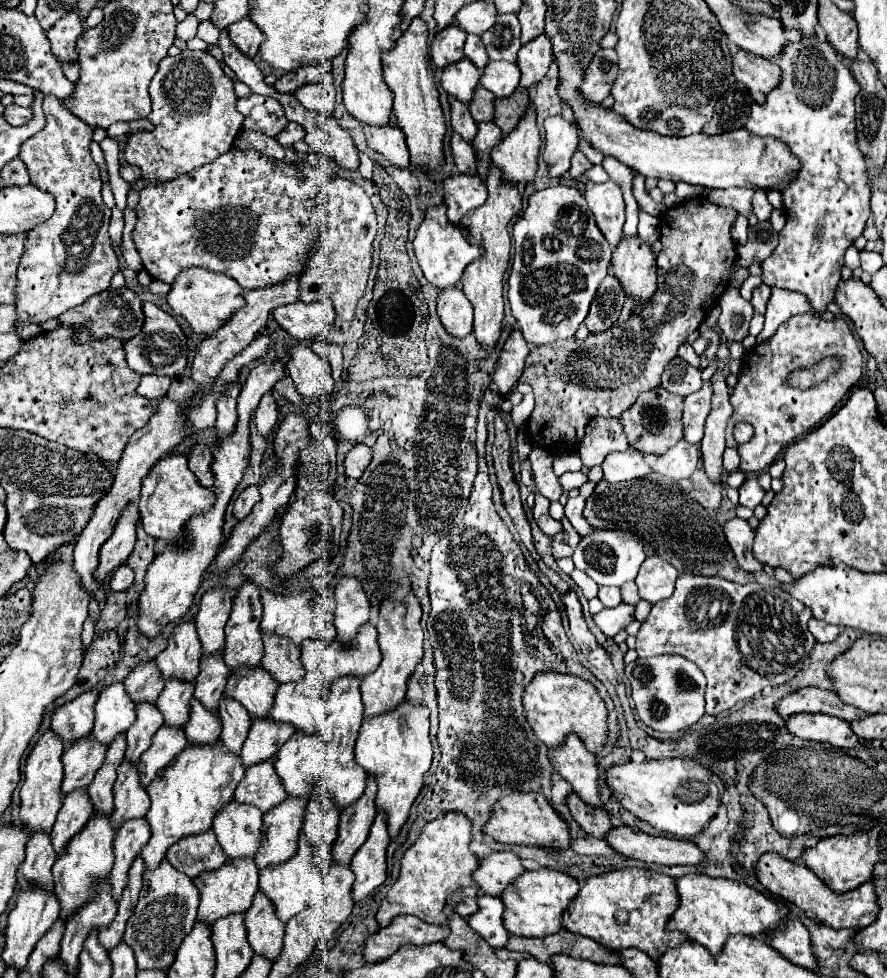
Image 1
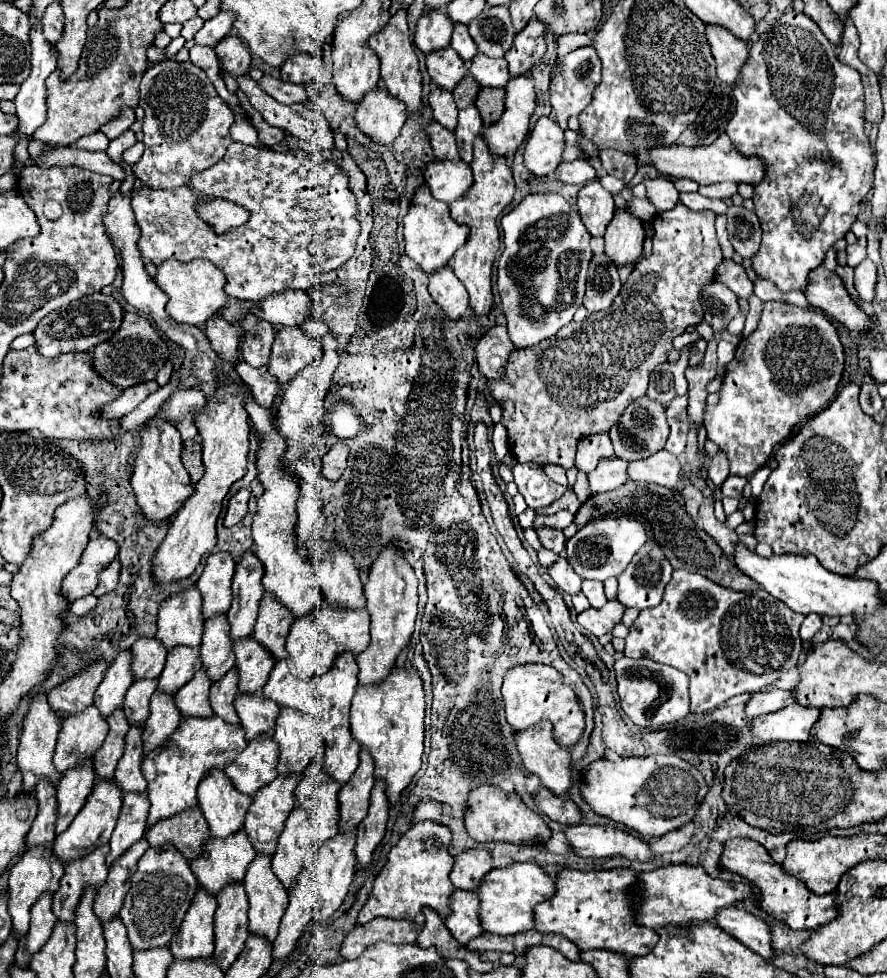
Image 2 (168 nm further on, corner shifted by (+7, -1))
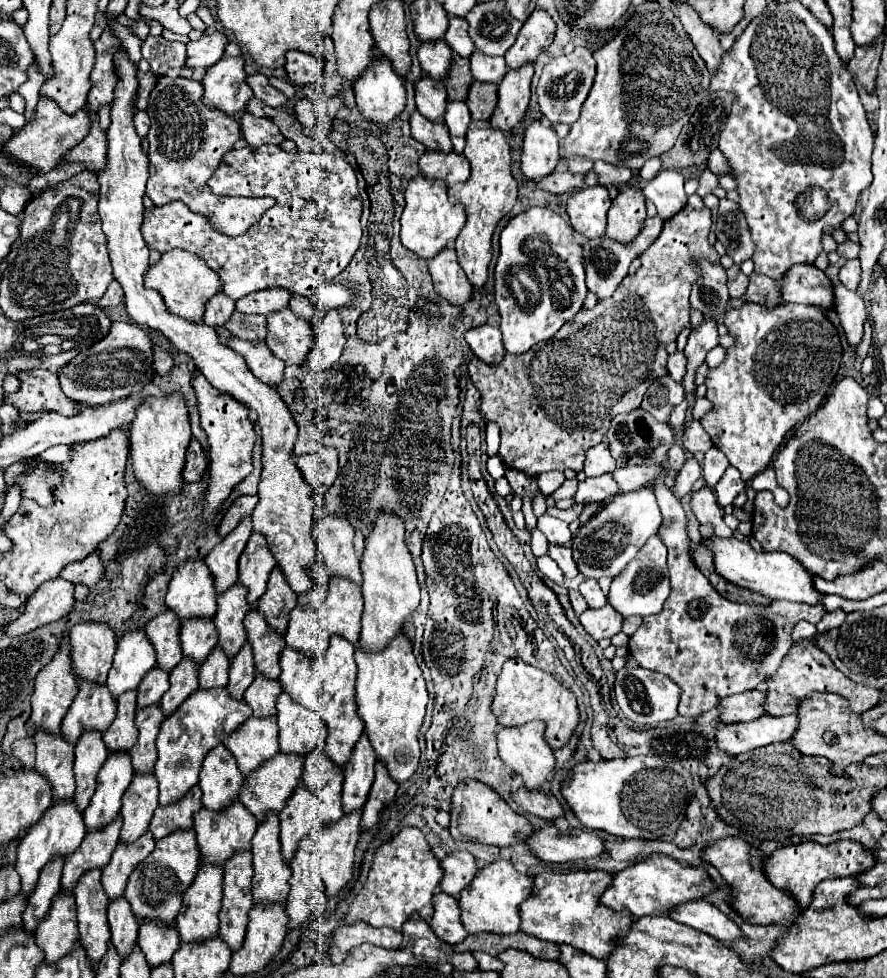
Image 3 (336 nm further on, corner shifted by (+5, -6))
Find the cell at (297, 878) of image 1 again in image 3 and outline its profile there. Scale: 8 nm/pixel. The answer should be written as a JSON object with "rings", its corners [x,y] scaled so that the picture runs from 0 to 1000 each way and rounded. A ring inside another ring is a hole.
{"rings":[[[336,804],[322,820],[322,826],[316,830],[316,867],[322,883],[329,881],[336,861],[347,855],[354,845],[359,845],[356,824],[359,818]]]}

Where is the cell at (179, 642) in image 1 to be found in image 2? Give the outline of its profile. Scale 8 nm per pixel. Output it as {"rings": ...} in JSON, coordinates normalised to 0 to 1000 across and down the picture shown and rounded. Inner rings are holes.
{"rings":[[[221,598],[210,604],[189,608],[178,623],[178,647],[176,651],[187,664],[198,660],[221,662],[228,653],[230,633],[228,633],[228,610]]]}

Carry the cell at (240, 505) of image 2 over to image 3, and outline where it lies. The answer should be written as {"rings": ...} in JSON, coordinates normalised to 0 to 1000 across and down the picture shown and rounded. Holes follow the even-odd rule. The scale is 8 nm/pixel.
{"rings":[[[271,507],[271,509],[266,509],[264,515],[253,526],[253,530],[250,530],[248,538],[246,538],[246,546],[248,548],[259,546],[275,528],[282,528],[286,524],[286,517],[289,515],[291,515],[291,509],[289,507]]]}

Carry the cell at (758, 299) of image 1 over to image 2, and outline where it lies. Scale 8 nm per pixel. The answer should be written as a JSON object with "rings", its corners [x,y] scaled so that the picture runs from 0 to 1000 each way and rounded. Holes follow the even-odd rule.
{"rings":[[[814,267],[807,275],[807,287],[816,289],[818,293],[823,293],[832,304],[843,306],[850,298],[848,287],[841,281],[841,275],[834,269],[828,267]]]}

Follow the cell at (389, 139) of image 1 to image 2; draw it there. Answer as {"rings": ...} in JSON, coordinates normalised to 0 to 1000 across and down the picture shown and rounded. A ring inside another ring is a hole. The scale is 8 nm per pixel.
{"rings":[[[428,87],[410,95],[399,122],[404,132],[417,138],[422,144],[442,146],[458,124],[458,107]]]}

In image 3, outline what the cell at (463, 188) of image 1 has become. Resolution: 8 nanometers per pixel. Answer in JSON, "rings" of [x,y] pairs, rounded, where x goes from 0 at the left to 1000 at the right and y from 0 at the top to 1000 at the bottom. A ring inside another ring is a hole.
{"rings":[[[480,155],[474,162],[474,178],[485,184],[498,184],[503,190],[521,188],[530,182],[530,168],[519,157],[494,157],[494,155]]]}

